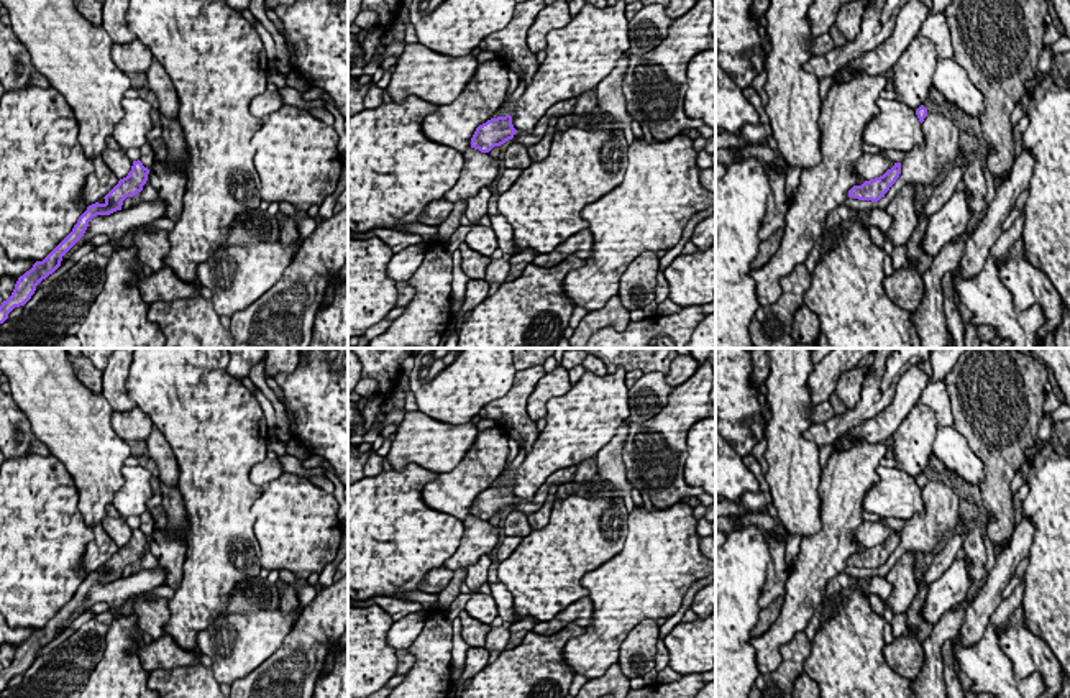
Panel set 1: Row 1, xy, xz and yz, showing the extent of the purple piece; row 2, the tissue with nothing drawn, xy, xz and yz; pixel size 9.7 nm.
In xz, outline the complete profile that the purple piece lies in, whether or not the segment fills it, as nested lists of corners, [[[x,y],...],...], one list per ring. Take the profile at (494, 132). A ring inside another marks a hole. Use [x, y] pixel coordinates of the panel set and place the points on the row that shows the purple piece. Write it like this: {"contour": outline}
{"contour": [[[512,117],[491,118],[479,125],[471,138],[471,148],[481,153],[489,153],[494,146],[501,146],[512,140],[517,130],[512,125]]]}

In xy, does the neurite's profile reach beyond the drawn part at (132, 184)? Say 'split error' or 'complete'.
complete

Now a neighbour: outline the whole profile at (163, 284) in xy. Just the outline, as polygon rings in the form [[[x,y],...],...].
[[[169,266],[153,271],[151,276],[138,279],[136,284],[146,304],[153,304],[156,301],[171,302],[200,296],[200,289],[197,287],[200,284],[199,281],[185,282],[177,278]]]

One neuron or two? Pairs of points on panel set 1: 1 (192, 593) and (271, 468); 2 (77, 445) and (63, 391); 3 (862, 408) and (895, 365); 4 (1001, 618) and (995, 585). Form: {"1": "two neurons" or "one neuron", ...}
{"1": "two neurons", "2": "one neuron", "3": "two neurons", "4": "two neurons"}

